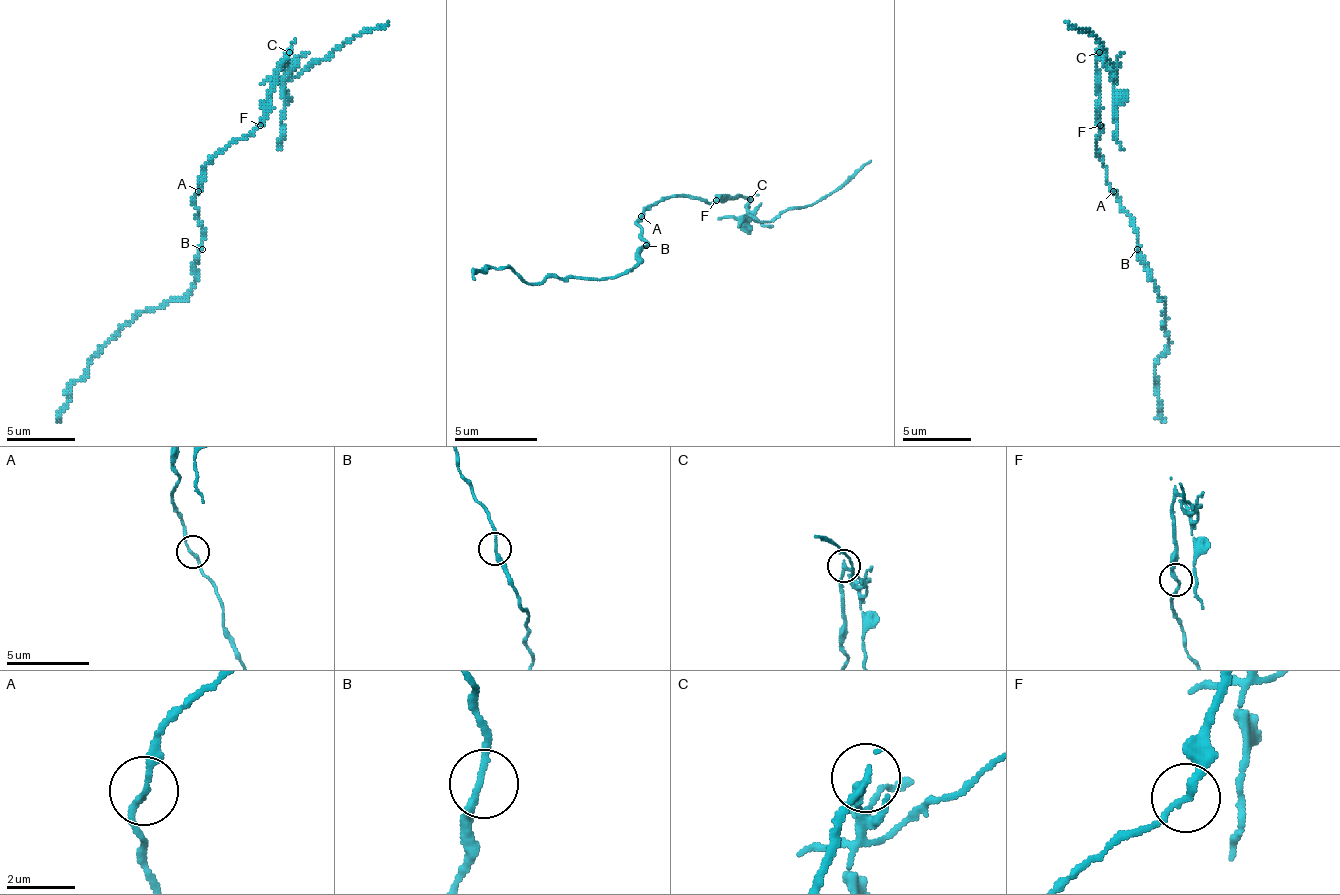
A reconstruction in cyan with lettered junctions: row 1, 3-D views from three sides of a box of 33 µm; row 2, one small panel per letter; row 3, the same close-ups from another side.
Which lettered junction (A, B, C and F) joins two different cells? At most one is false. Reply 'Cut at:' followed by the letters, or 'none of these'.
Cut at: C

